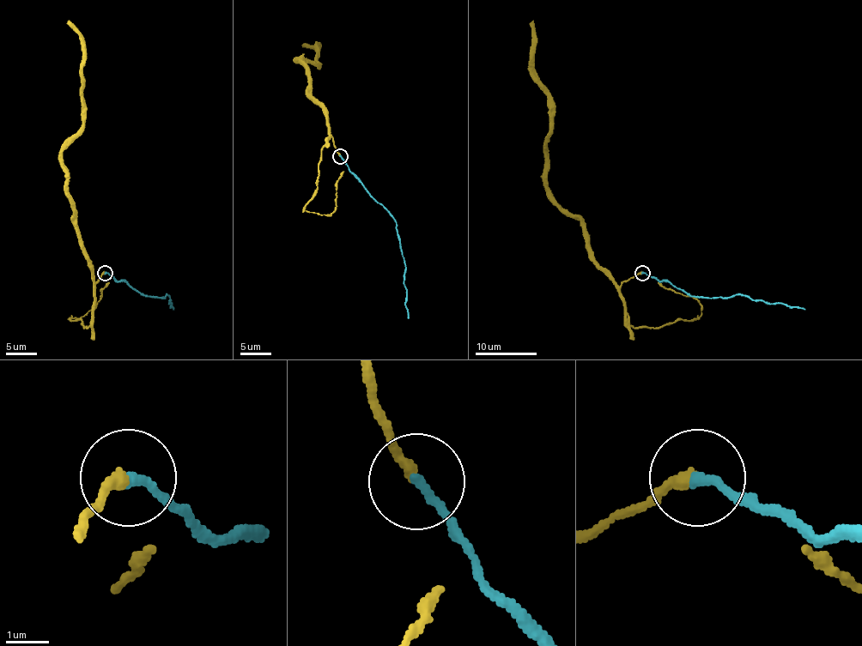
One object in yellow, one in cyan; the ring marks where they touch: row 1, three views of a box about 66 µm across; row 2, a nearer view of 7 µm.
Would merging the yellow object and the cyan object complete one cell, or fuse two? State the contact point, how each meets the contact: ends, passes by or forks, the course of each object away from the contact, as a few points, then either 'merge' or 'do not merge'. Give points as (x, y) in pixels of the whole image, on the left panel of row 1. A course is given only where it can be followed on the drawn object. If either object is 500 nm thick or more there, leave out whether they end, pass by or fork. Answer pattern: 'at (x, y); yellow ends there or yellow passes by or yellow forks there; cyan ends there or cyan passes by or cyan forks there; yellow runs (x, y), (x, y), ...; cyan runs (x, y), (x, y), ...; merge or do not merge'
at (105, 273); yellow ends there; cyan ends there; yellow runs (106, 273), (94, 285), (94, 267), (73, 220), (67, 187), (63, 147), (82, 123), (82, 38), (67, 21); cyan runs (106, 273), (148, 296), (160, 298), (167, 294), (173, 310); merge

